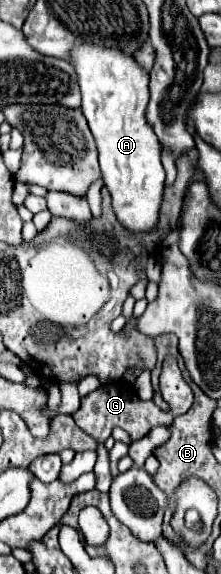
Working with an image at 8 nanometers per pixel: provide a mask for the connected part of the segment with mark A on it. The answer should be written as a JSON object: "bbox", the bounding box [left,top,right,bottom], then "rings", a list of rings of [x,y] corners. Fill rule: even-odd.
{"bbox":[67,43,165,233],"rings":[[[93,43],[75,45],[67,61],[79,79],[81,109],[97,143],[103,181],[113,197],[117,219],[135,233],[151,231],[159,217],[165,169],[161,165],[161,143],[145,121],[149,73],[129,53]]]}

